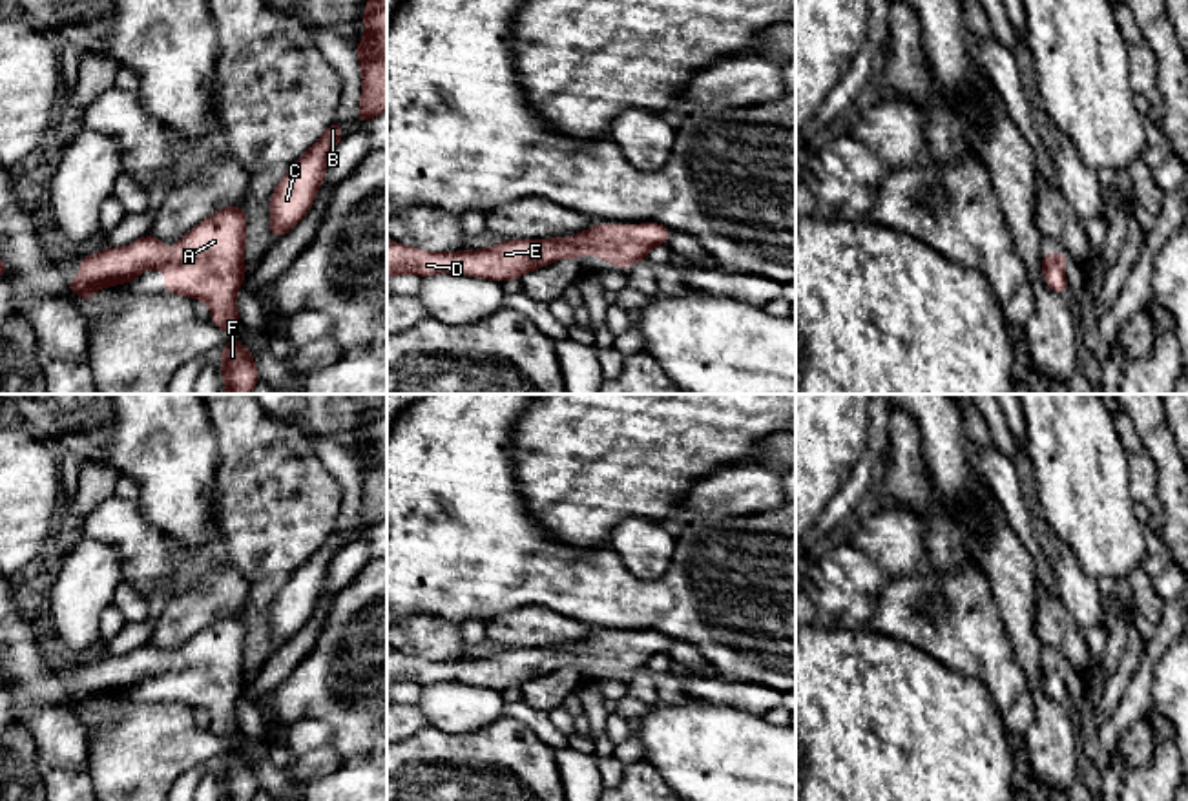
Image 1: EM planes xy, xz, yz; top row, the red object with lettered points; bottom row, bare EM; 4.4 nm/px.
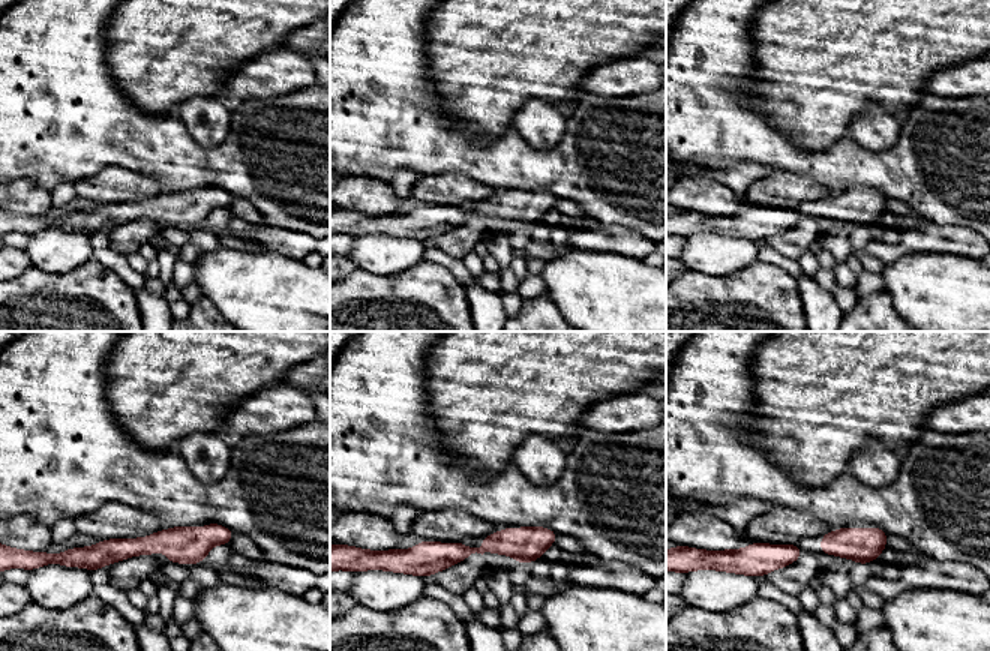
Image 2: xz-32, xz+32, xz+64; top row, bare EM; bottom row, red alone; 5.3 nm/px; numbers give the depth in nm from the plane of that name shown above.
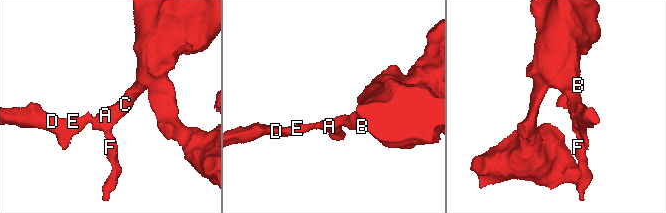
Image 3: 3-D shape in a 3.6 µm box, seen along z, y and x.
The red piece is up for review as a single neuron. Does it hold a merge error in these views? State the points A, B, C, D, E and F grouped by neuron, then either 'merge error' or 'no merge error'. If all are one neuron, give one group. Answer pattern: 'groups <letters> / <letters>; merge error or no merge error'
groups A B C D E F; no merge error

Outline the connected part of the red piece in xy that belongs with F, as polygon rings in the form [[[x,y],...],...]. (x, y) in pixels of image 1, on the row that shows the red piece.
[[[235,339],[224,345],[219,367],[224,378],[226,394],[250,394],[261,378],[254,365],[254,352]]]

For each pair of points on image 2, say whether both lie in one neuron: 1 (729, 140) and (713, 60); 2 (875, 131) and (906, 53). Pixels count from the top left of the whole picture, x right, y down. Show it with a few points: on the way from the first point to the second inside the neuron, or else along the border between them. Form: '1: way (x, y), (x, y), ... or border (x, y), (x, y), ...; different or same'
1: way (719, 120), (710, 111), (707, 80); same
2: border (896, 114), (870, 104), (851, 123); different

